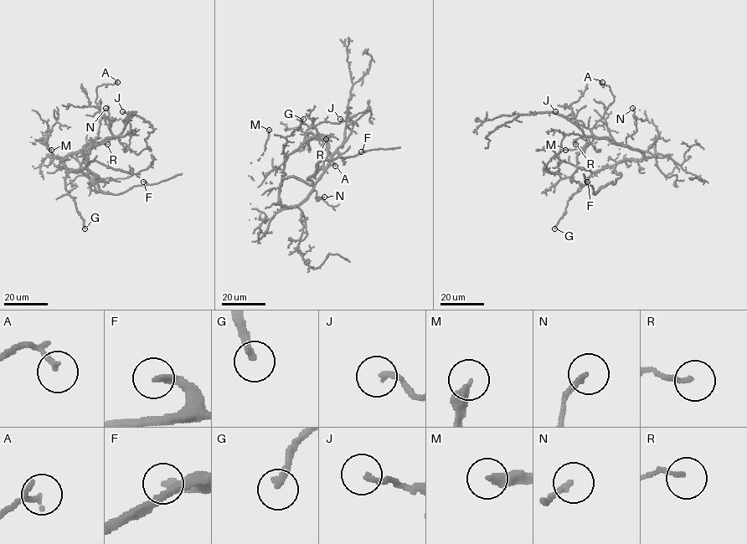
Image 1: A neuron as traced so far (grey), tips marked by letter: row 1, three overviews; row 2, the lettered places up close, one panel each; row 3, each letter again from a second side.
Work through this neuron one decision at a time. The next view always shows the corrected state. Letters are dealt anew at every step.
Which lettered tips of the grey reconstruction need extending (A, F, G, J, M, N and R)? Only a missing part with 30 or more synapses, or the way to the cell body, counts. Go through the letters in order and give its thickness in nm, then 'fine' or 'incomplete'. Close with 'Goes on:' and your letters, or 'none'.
A: 130 nm thick; fine
F: 240 nm thick; incomplete
G: 240 nm thick; incomplete
J: 180 nm thick; fine
M: 380 nm thick; fine
N: 200 nm thick; incomplete
R: 150 nm thick; fine
Goes on: F, G, N

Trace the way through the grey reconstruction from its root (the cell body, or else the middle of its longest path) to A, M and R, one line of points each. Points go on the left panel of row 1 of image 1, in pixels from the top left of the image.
A: (84, 151), (111, 136), (95, 100), (97, 86), (117, 82)
M: (84, 151), (59, 160), (46, 141), (44, 145), (44, 142), (51, 150)
R: (84, 151), (61, 160), (68, 171), (86, 165), (90, 137), (107, 144)

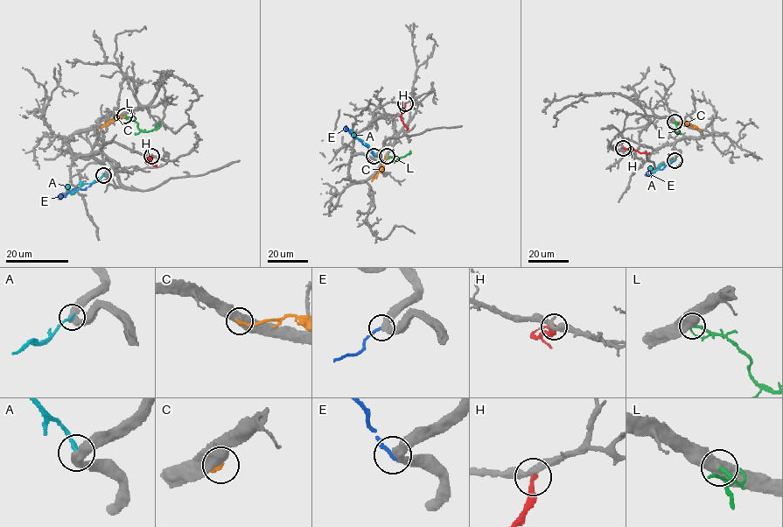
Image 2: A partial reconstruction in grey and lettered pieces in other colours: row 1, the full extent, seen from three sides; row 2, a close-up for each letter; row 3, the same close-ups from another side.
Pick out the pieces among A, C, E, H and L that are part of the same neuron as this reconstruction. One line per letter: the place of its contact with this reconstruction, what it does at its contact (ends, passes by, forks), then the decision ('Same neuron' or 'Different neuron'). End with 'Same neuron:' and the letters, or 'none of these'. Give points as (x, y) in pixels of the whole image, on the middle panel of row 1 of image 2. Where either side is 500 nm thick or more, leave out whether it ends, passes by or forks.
A: Touches grey at (374, 155). It ends there. Different neuron
C: Touches grey at (388, 155). Different neuron
E: Touches grey at (374, 156). It ends there. Different neuron
H: Touches grey at (405, 103). It ends there. Different neuron
L: Touches grey at (387, 156). Same neuron
Same neuron: L

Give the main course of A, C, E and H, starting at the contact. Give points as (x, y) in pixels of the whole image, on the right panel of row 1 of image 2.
A: (674, 160), (660, 165), (655, 171), (649, 166)
C: (674, 122), (685, 122), (701, 129)
E: (674, 160), (662, 169), (657, 168), (645, 175)
H: (623, 148), (649, 152)

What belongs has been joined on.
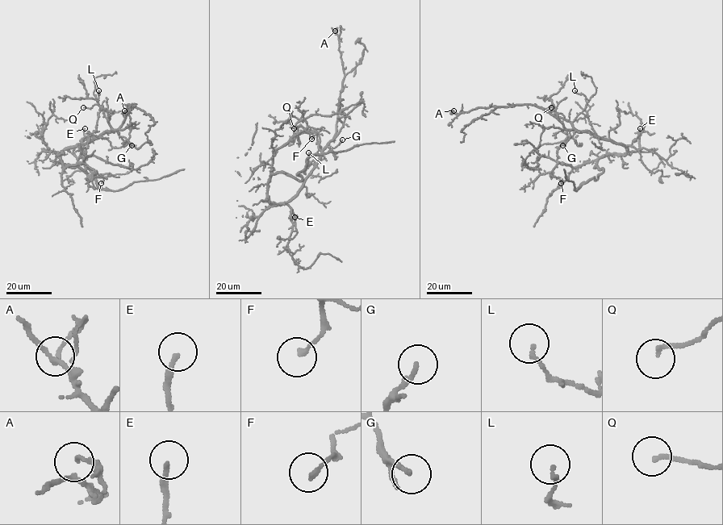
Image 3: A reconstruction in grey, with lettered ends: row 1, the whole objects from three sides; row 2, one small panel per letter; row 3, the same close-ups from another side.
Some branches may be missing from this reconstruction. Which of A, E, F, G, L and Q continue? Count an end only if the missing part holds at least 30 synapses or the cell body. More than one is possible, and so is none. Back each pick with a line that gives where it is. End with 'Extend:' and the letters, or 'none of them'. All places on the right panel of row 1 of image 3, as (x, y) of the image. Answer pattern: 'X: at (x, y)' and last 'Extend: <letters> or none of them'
E: at (640, 128)
Extend: E

